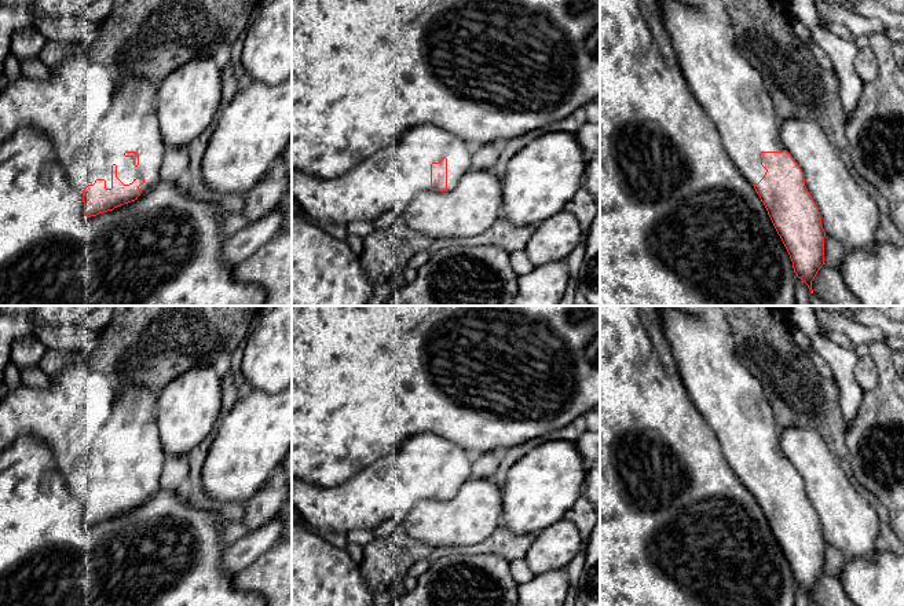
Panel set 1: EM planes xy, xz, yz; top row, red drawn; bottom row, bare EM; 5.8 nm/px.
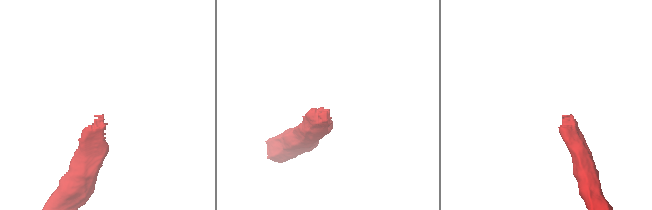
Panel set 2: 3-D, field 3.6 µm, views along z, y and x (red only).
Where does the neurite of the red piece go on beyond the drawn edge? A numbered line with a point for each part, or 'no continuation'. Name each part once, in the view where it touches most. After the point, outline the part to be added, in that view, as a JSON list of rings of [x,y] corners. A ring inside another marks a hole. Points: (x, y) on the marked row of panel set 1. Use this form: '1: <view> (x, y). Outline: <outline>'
1: xy (131, 124). Outline: [[[122,74],[107,113],[98,124],[89,146],[89,172],[105,179],[111,189],[111,165],[117,165],[117,178],[129,185],[143,178],[140,196],[160,180],[166,152],[155,112],[158,84],[146,79],[128,79]],[[125,152],[139,154],[139,165]]]

